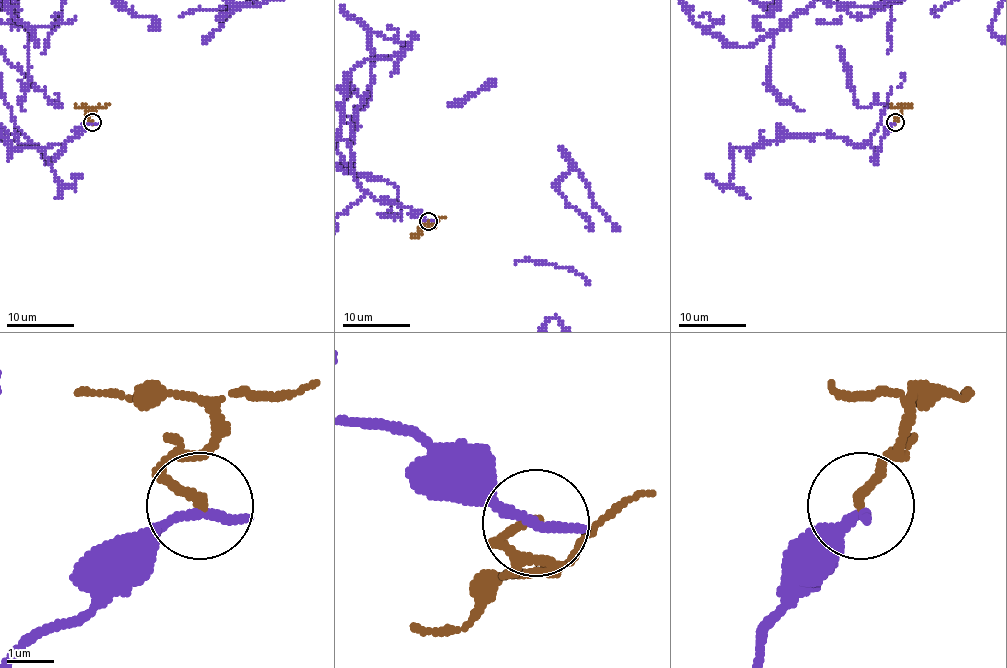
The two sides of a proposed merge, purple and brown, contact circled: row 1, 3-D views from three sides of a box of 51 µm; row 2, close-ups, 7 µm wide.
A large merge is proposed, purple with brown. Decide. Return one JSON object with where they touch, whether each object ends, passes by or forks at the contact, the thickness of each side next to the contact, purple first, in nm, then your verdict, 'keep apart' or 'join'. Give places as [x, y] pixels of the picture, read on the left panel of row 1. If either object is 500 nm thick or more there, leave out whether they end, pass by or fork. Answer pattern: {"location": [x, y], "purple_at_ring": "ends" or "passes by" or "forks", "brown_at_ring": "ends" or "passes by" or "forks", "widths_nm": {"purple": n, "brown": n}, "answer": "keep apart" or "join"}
{"location": [92, 122], "purple_at_ring": "ends", "brown_at_ring": "ends", "widths_nm": {"purple": 280, "brown": 180}, "answer": "keep apart"}

